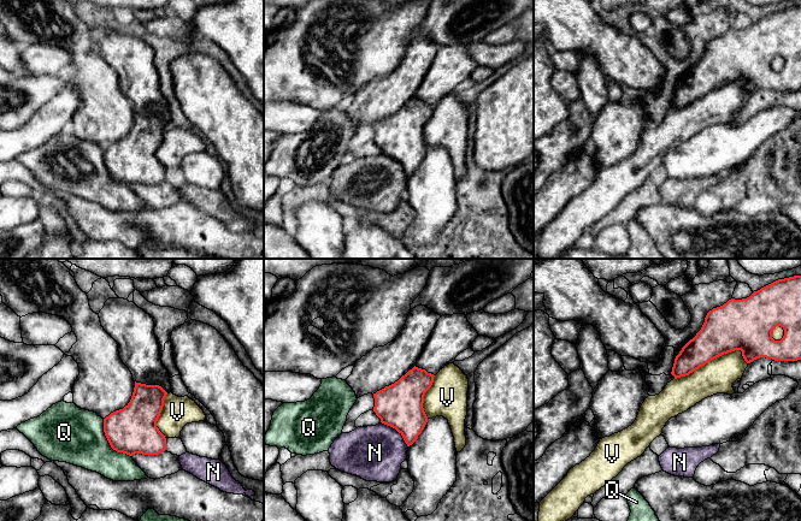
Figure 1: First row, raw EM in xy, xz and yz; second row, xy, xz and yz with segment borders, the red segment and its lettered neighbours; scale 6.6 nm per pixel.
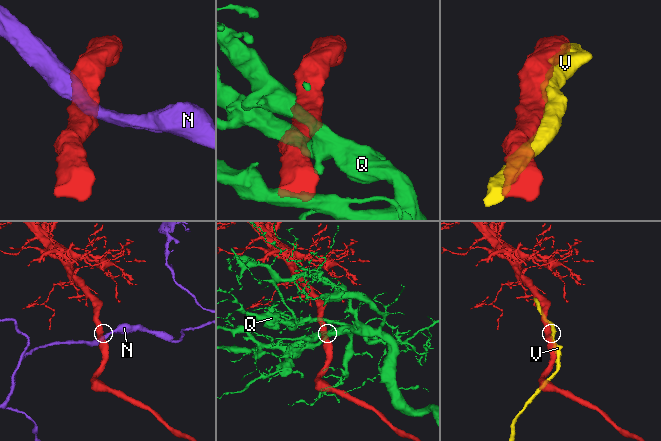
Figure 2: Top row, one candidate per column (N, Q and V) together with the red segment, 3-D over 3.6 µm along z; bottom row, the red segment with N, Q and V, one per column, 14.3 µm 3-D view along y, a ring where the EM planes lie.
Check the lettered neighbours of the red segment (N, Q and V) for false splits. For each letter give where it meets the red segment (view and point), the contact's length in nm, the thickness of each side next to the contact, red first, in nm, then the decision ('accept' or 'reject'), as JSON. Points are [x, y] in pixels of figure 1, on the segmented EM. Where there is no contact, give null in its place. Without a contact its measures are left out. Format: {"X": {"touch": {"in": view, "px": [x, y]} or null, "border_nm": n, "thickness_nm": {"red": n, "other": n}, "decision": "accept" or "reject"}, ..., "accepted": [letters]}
{"N": {"touch": {"in": "xz", "px": [396, 430]}, "border_nm": 260, "thickness_nm": {"red": 300, "other": 360}, "decision": "reject"}, "Q": {"touch": {"in": "xy", "px": [109, 442]}, "border_nm": 320, "thickness_nm": {"red": 320, "other": 380}, "decision": "reject"}, "V": {"touch": {"in": "yz", "px": [713, 359]}, "border_nm": 500, "thickness_nm": {"red": 320, "other": 220}, "decision": "accept"}, "accepted": ["V"]}

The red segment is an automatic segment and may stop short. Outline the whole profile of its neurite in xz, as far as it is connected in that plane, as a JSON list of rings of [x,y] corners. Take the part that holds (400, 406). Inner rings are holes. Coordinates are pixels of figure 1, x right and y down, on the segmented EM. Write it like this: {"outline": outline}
{"outline": [[[454,363],[434,375],[413,367],[394,384],[373,393],[373,412],[412,445],[429,419],[443,416],[450,426],[457,452],[466,445],[469,379]]]}

